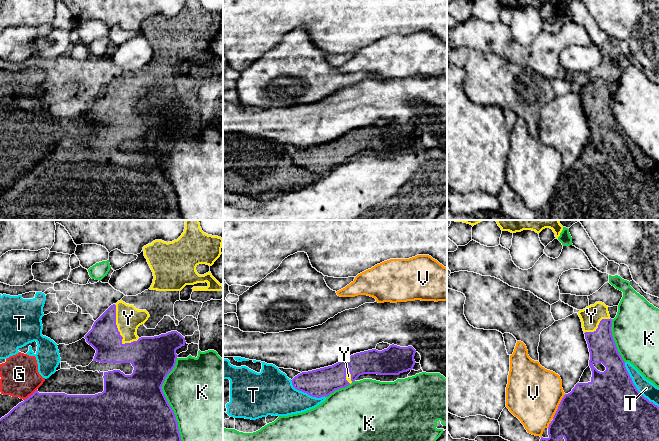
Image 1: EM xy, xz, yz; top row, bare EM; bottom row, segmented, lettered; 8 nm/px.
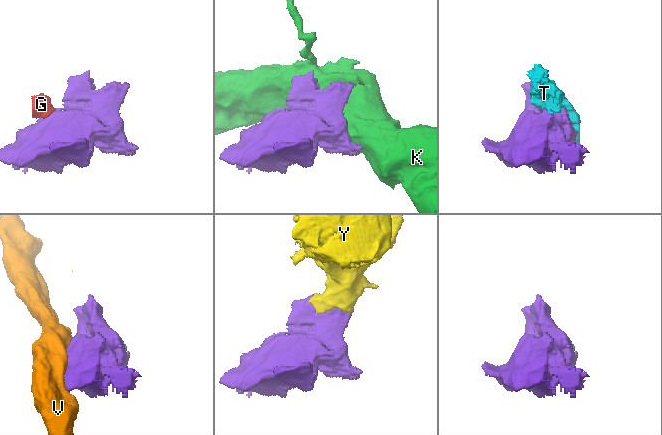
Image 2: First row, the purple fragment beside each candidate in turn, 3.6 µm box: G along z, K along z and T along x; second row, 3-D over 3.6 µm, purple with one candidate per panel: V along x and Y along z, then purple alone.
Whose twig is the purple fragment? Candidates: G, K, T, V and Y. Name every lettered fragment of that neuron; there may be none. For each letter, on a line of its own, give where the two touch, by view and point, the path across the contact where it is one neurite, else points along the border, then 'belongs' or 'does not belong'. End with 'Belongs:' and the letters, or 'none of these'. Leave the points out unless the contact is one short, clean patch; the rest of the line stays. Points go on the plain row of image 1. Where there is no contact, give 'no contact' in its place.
G: contact xy (31, 171); border xy (36, 165), (24, 176); does not belong
K: contact xy (167, 177); does not belong
T: contact yz (635, 162); does not belong
V: contact yz (558, 182); does not belong
Y: contact xy (117, 106); belongs
Belongs: Y

